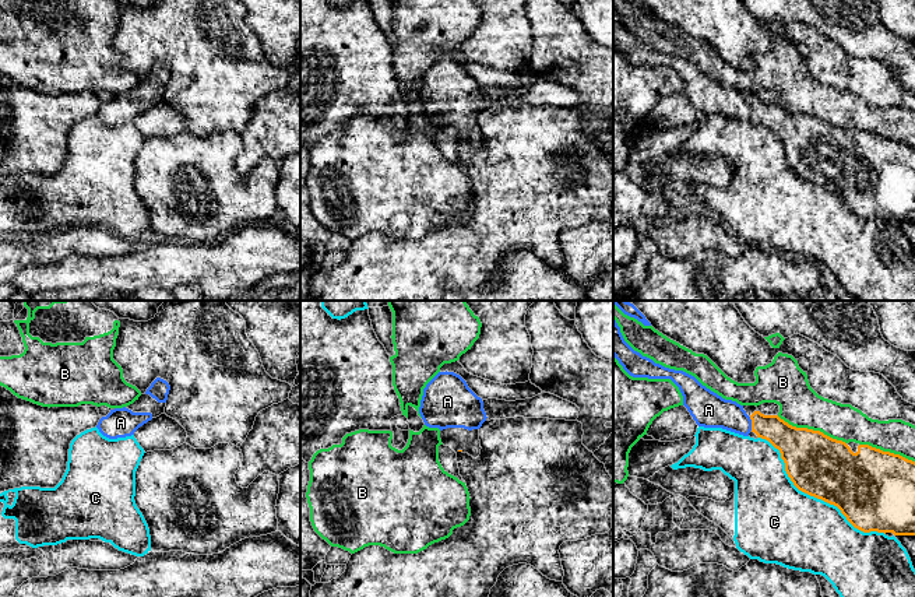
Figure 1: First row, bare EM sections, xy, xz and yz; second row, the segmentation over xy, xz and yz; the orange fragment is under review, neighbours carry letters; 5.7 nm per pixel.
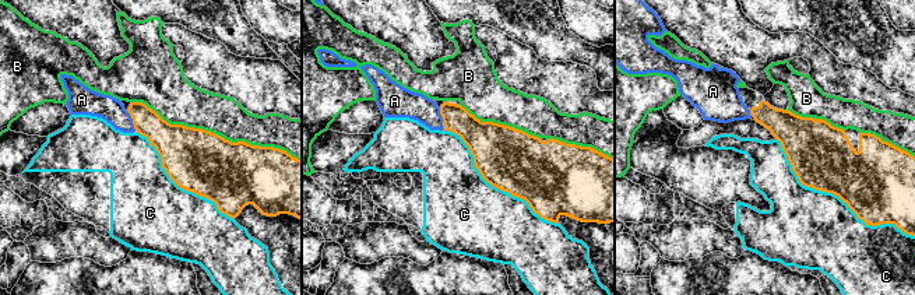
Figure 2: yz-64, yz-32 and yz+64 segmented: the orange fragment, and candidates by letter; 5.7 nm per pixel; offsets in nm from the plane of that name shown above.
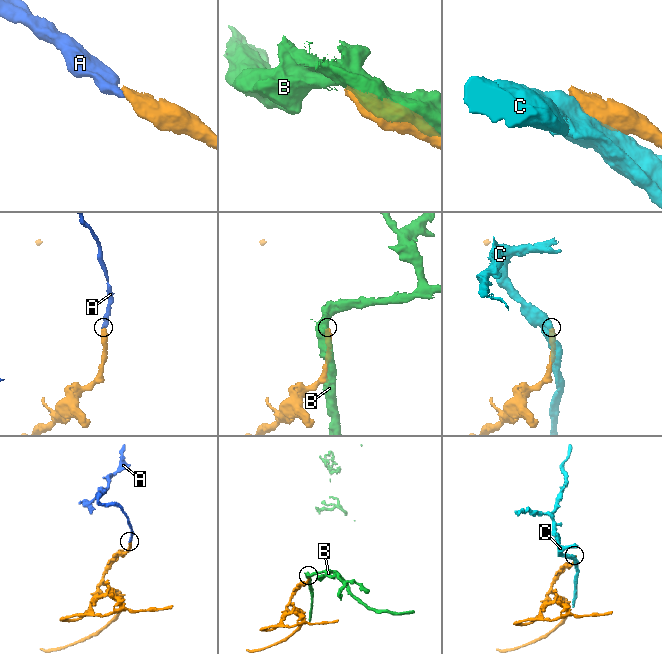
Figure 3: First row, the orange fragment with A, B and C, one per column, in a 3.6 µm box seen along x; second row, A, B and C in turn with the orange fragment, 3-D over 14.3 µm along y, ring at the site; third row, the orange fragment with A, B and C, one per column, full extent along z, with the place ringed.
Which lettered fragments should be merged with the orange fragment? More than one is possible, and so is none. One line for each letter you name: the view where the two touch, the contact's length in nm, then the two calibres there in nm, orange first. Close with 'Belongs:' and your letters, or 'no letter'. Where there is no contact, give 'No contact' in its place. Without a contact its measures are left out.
A: Touches orange in yz. Shared border 80 nm. Thickness 170 nm (orange) against 190 nm
Belongs: A

